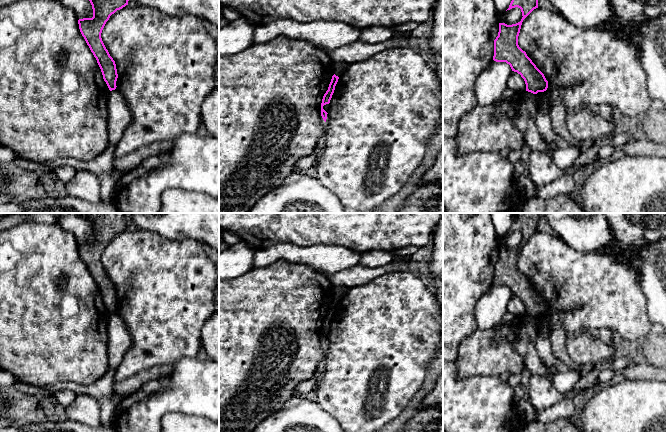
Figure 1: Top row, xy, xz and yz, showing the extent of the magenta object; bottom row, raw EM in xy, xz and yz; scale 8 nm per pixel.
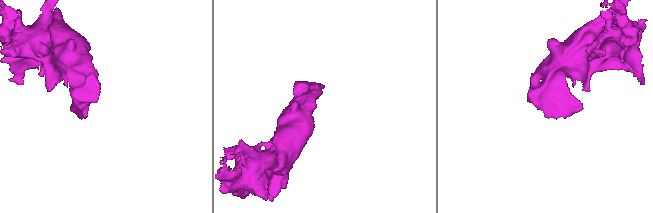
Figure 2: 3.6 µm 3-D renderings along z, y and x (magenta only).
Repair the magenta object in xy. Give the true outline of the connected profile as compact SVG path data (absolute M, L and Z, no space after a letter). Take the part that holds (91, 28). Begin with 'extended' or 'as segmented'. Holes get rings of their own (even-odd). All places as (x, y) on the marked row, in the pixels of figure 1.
as segmented; M89 0L92 9L92 18L78 20L79 29L87 45L97 60L103 79L110 91L116 89L118 78L116 64L106 49L101 33L110 16L117 10L128 5L129 0Z

